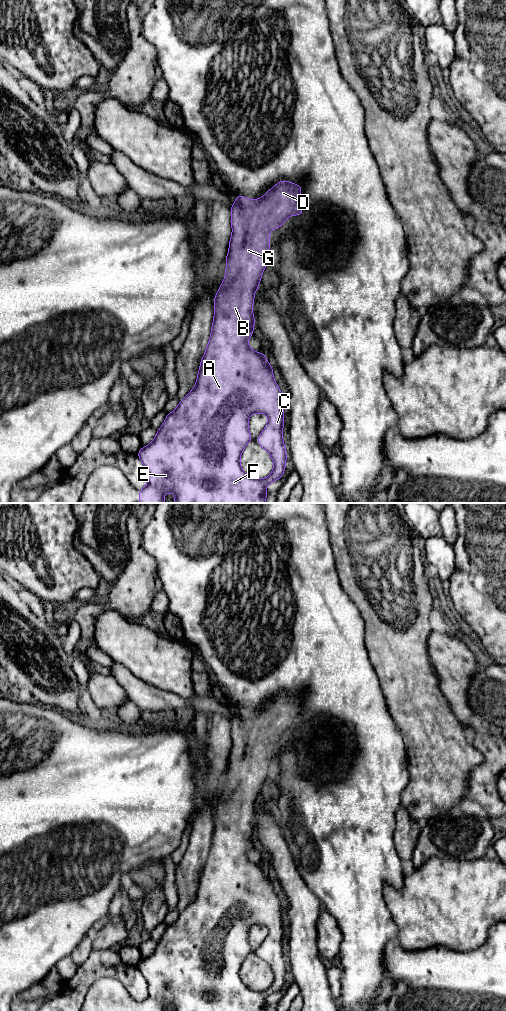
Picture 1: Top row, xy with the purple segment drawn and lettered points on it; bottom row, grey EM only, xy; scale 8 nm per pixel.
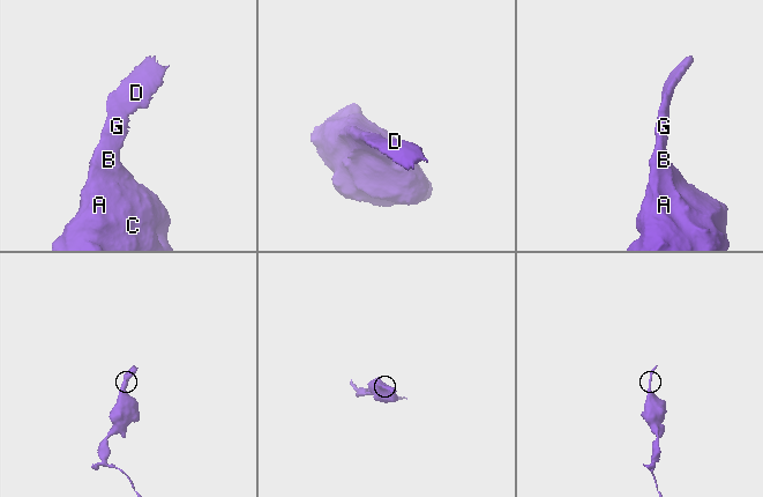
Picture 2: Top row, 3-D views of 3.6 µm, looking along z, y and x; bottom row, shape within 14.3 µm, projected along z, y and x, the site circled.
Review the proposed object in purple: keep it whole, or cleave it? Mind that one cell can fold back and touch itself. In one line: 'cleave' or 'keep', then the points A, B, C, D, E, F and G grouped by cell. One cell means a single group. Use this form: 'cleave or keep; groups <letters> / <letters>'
keep; groups A B C D E F G

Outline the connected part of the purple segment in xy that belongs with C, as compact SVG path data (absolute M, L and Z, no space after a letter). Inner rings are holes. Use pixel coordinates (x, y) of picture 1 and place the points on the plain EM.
M282 692L257 712L238 706L231 718L232 748L226 768L225 790L213 810L215 817L211 847L199 878L196 897L180 912L177 920L167 926L154 952L138 963L137 968L148 984L148 994L140 1002L139 1011L163 1011L166 1004L172 1004L175 1011L266 1011L266 998L283 988L287 968L283 954L285 918L282 914L282 904L274 892L272 878L265 866L252 862L247 853L254 847L255 831L252 820L255 803L270 773L269 744L281 739L291 727L296 726L302 730L301 727L305 723L299 719L301 703L300 696ZM253 925L264 925L268 929L268 935L258 948L257 954L270 966L274 981L268 989L262 991L251 990L240 978L242 963L253 952L248 939L248 931Z

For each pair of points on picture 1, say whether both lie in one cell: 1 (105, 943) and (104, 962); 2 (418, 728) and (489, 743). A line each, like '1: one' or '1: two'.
1: two
2: two

